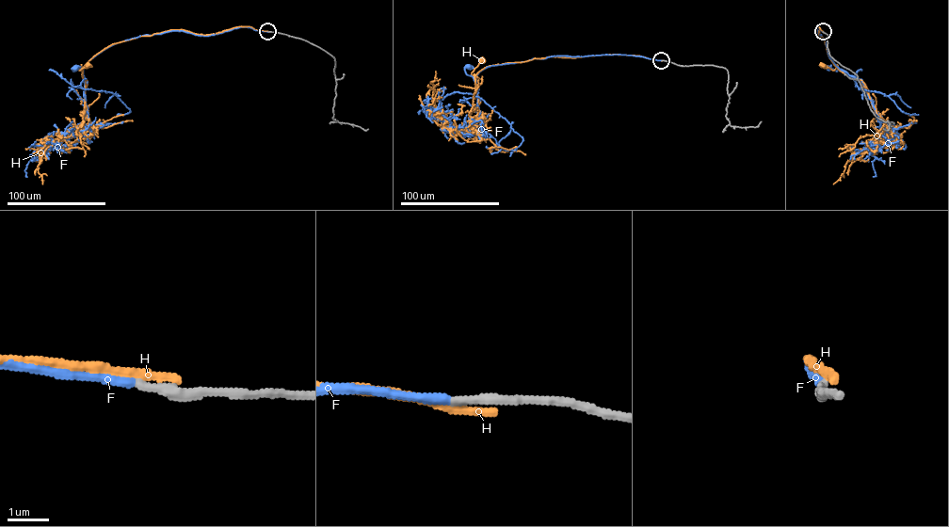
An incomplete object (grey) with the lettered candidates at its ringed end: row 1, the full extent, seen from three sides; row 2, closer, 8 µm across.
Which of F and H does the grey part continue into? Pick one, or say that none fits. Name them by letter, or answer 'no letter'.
F

